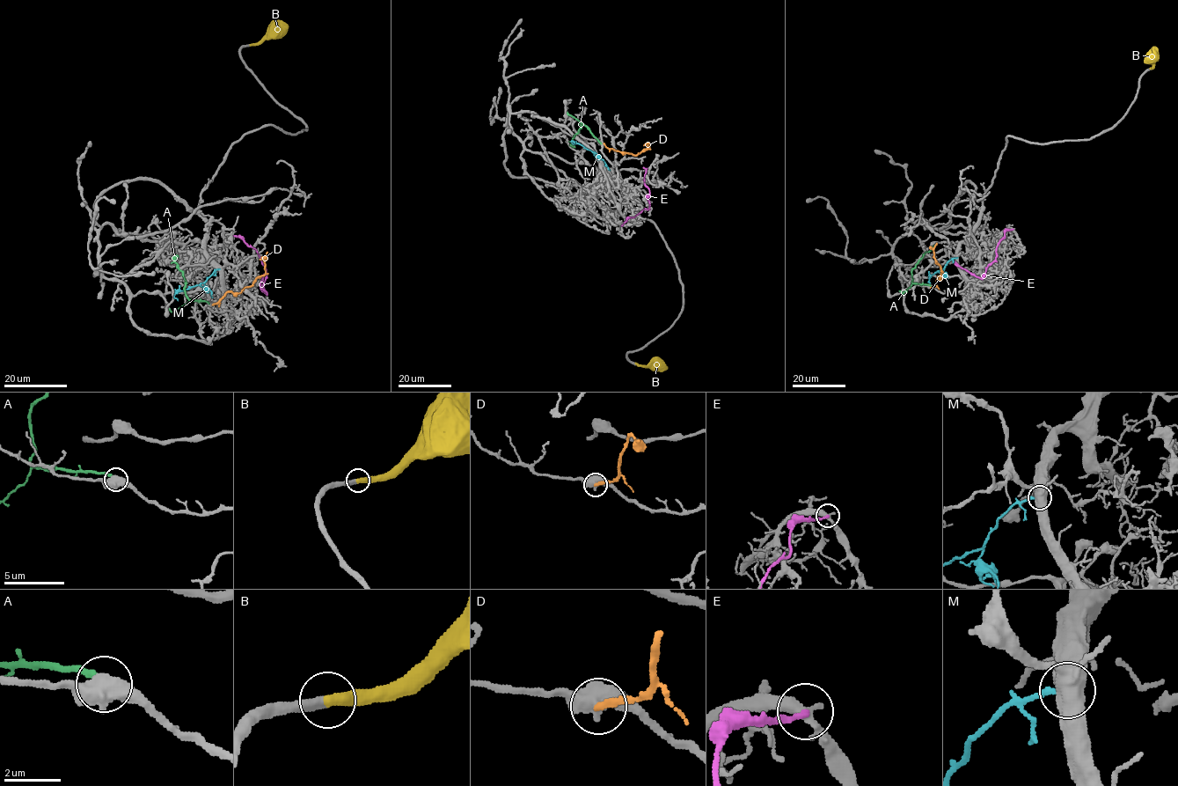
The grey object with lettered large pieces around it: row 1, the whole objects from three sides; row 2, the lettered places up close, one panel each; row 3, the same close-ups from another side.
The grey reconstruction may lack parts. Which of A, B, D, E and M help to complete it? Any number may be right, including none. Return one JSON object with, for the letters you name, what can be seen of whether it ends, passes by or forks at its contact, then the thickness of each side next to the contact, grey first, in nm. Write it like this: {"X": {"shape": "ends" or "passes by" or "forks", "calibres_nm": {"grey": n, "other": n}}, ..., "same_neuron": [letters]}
{"B": {"shape": "ends", "calibres_nm": {"grey": 480, "other": 440}}, "same_neuron": ["B"]}

